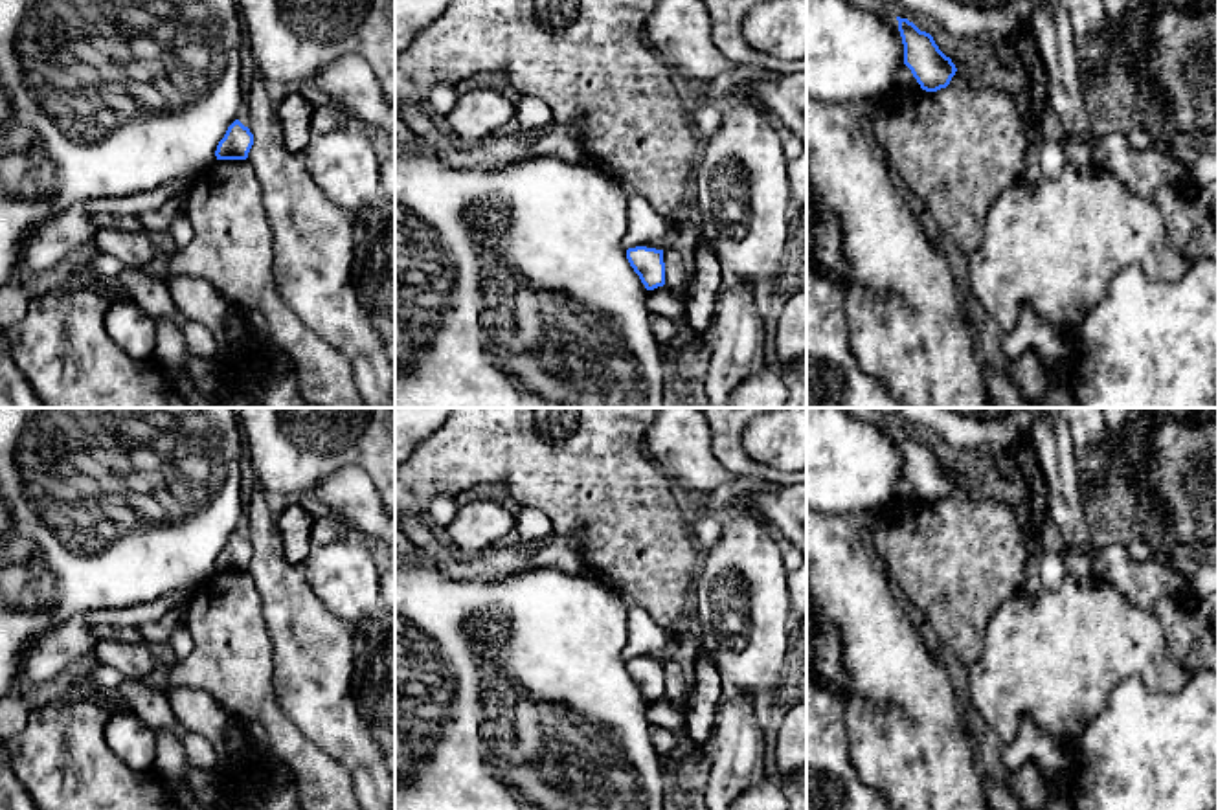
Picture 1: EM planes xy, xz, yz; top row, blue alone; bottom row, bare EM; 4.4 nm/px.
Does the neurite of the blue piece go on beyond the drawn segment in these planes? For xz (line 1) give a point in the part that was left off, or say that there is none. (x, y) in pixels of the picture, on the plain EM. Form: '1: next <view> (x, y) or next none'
1: next none

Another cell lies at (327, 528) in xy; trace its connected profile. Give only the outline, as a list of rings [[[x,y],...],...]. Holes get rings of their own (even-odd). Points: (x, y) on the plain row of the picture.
[[[314,512],[314,522],[310,527],[310,542],[316,546],[325,546],[333,542],[340,542],[353,536],[351,527],[344,518],[333,512]]]

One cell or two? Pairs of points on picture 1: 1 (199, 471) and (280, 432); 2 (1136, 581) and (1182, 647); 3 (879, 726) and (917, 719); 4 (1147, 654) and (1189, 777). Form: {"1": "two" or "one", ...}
{"1": "two", "2": "one", "3": "one", "4": "two"}

